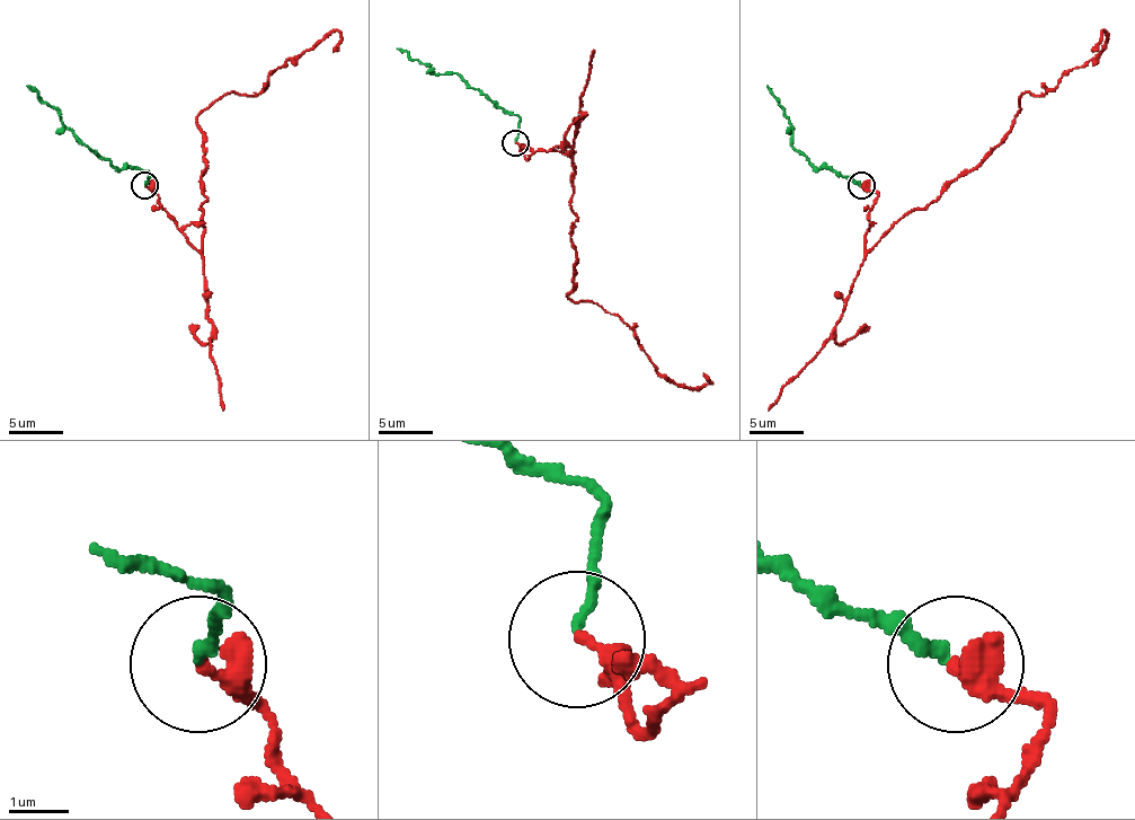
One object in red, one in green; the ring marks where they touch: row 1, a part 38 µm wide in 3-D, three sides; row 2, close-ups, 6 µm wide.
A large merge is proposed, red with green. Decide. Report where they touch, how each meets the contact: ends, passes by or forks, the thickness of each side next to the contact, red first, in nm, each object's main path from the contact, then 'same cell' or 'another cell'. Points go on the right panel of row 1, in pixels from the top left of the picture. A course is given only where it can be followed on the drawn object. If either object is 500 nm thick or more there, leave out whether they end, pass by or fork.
at (861, 185); red passes by; green ends there; 240 nm thick on the red side, 170 nm on the other; red runs (862, 186), (878, 194), (867, 250), (975, 169), (1026, 91), (1045, 95), (1093, 59), (1104, 29), (1090, 51); green runs (859, 186), (830, 167), (818, 169), (792, 146), (792, 124), (768, 86); same cell

